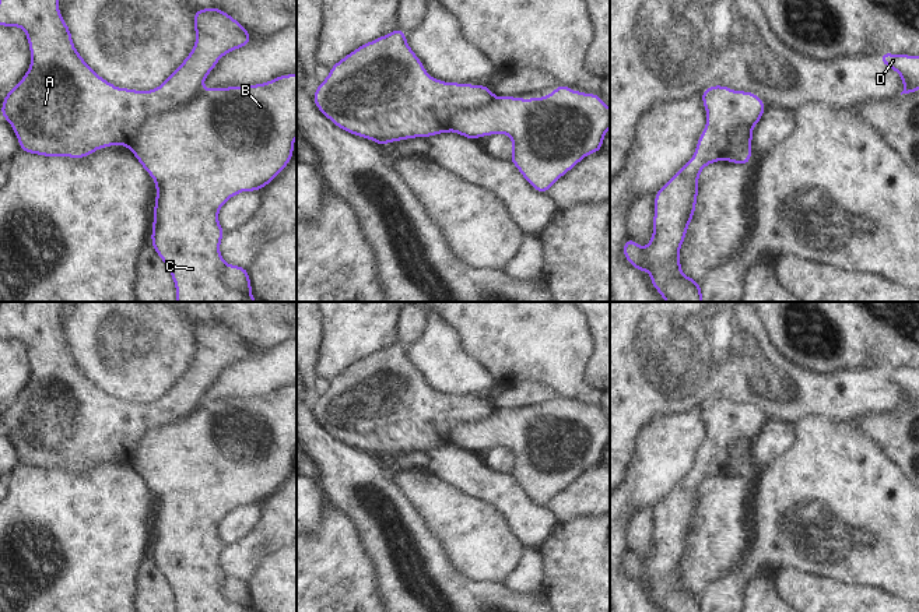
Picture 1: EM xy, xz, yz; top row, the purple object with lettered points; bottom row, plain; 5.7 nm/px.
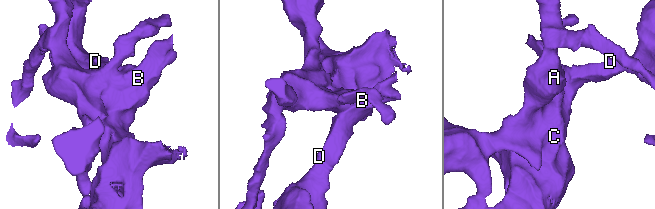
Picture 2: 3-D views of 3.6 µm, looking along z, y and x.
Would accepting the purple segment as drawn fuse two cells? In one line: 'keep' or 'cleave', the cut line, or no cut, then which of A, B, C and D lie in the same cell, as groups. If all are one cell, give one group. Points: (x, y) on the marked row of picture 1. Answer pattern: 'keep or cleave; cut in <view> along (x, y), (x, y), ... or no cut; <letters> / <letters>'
cleave; cut in xy along (203, 90), (167, 116), (144, 123), (133, 139), (130, 148); A / B C D

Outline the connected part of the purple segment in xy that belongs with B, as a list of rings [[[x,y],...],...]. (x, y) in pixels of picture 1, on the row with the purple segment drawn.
[[[297,73],[253,85],[203,89],[168,117],[140,126],[130,150],[155,182],[151,246],[173,279],[176,302],[257,302],[252,295],[227,288],[220,281],[220,268],[225,264],[220,245],[225,231],[218,214],[234,196],[260,191],[271,183],[294,158],[295,138]]]

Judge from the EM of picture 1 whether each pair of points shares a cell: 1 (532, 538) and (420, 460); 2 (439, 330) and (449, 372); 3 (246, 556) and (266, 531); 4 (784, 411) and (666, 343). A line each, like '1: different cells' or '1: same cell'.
1: different cells
2: same cell
3: same cell
4: same cell

